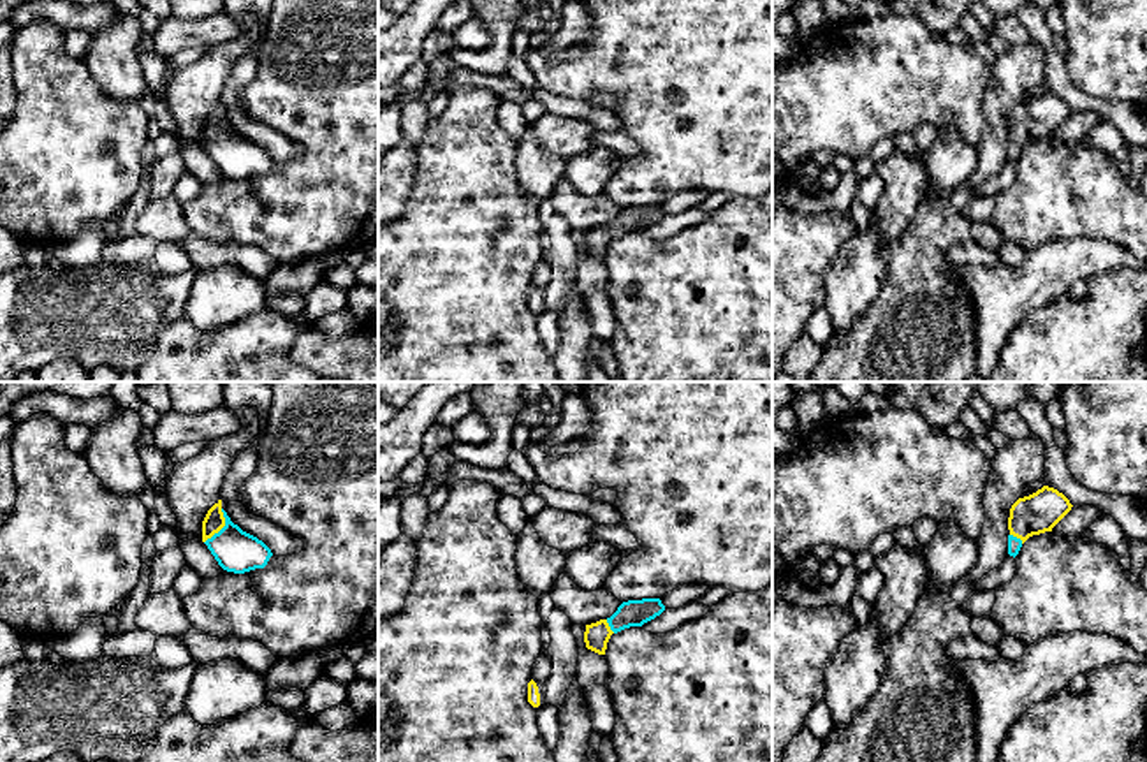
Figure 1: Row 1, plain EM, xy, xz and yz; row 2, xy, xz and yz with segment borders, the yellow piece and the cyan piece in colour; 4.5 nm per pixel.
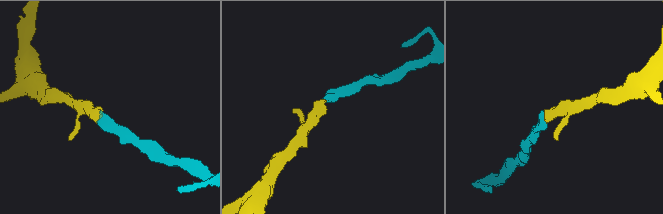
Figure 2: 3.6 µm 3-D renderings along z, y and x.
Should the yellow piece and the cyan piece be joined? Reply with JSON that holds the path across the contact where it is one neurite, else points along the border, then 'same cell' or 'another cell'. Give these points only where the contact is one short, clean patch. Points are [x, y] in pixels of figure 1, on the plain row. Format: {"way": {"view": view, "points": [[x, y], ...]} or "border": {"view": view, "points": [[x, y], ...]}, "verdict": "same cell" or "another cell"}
{"way": {"view": "xy", "points": [[213, 127], [222, 132], [222, 143], [236, 157]]}, "verdict": "same cell"}

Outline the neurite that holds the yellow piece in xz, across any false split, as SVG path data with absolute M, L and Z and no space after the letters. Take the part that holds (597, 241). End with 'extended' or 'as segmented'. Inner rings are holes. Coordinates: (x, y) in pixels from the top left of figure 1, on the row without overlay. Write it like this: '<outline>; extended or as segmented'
M660 204L623 208L610 223L586 231L586 253L598 260L605 260L607 248L612 239L617 239L630 232L642 232L644 229L660 222L663 216L665 211Z; extended

